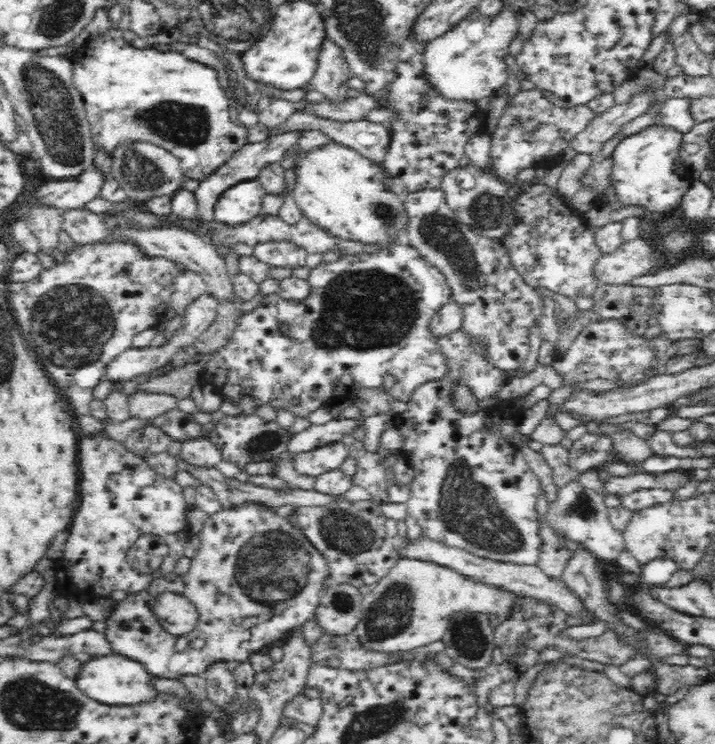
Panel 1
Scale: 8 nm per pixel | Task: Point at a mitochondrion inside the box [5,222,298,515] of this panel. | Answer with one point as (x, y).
(72, 325)

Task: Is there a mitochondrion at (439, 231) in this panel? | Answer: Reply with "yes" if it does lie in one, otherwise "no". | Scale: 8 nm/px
yes

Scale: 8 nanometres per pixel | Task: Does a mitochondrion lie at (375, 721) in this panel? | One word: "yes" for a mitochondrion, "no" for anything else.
yes

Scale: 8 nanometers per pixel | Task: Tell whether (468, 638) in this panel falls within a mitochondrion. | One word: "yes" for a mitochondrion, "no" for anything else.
yes

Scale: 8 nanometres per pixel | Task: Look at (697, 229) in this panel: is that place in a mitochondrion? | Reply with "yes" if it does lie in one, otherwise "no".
no

